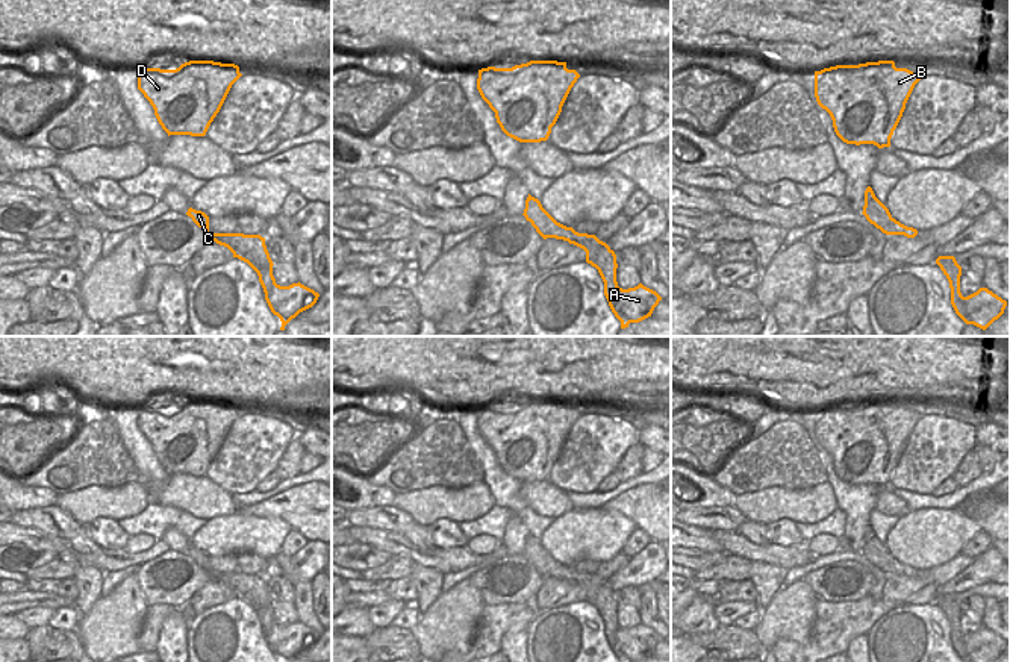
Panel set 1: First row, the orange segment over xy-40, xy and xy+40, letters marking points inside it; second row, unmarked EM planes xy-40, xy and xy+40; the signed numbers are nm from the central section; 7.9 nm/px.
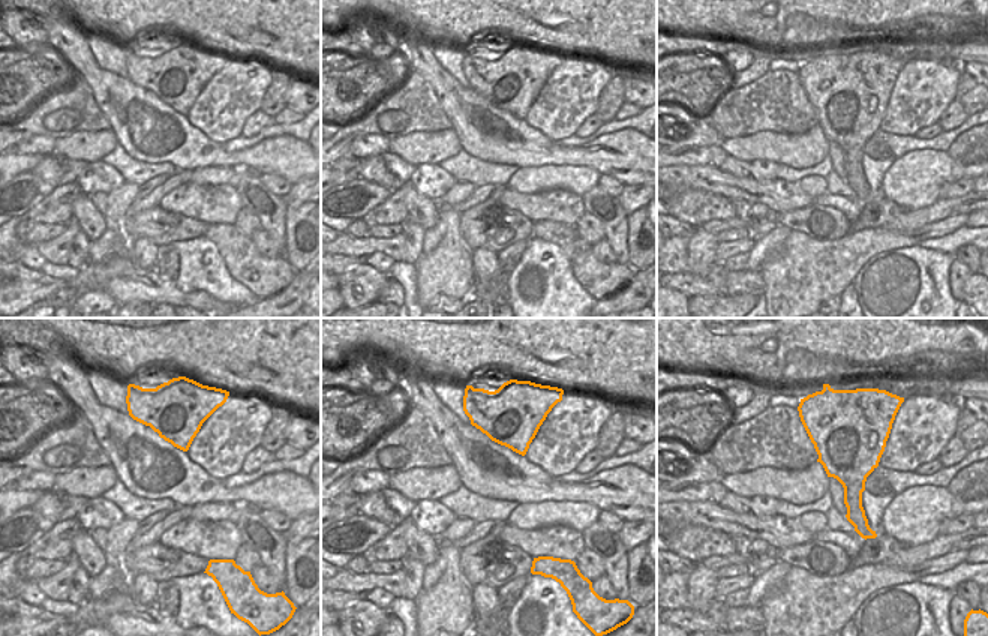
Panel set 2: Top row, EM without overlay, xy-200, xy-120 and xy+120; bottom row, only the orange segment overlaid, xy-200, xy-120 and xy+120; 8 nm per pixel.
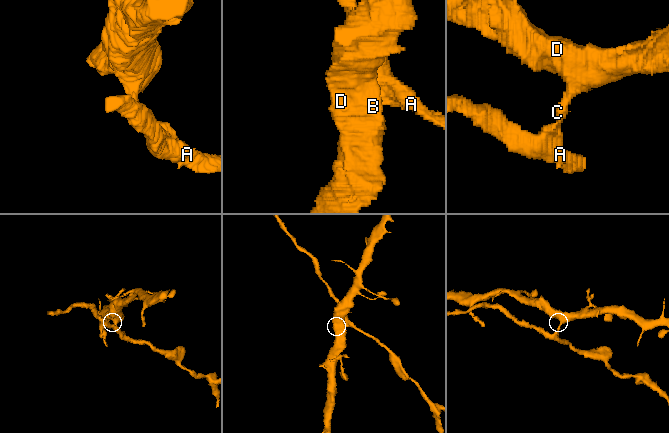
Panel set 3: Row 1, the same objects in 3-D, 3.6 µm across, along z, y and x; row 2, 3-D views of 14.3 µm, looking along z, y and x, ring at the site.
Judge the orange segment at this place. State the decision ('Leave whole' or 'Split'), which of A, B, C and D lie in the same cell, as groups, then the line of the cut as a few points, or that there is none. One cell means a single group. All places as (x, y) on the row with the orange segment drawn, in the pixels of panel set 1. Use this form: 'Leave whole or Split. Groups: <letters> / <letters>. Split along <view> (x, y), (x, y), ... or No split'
Split. Groups: A / B C D. Split along xy-40 (241, 234), (211, 240)

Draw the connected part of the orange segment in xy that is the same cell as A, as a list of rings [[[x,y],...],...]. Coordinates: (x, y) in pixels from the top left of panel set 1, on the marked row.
[[[580,233],[578,239],[566,241],[583,248],[586,262],[598,270],[604,282],[604,295],[612,312],[621,321],[621,329],[651,317],[662,297],[642,283],[628,289],[619,288],[616,282],[616,254],[606,242],[588,233]]]

